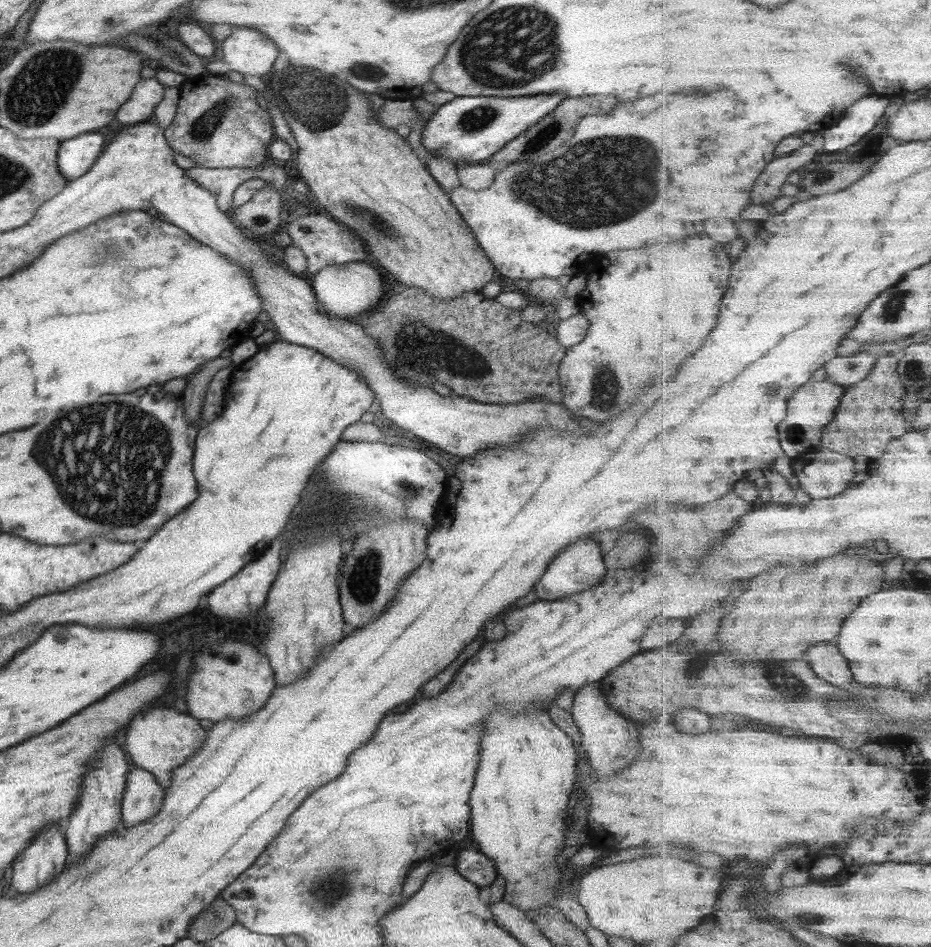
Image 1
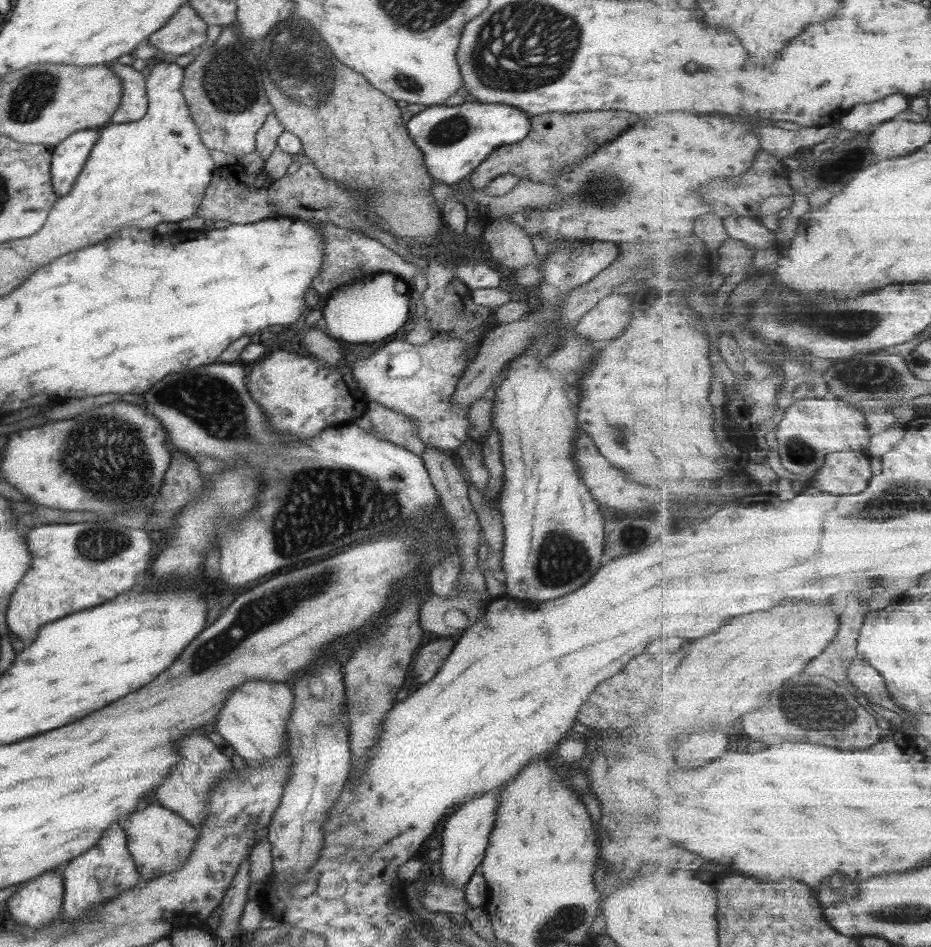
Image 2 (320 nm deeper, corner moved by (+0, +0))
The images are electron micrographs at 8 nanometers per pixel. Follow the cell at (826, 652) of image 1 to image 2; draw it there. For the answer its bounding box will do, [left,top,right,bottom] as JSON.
[848,660,906,712]

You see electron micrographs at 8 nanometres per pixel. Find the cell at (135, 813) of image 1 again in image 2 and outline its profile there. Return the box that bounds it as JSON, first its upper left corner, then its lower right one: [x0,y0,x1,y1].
[124,804,198,880]

